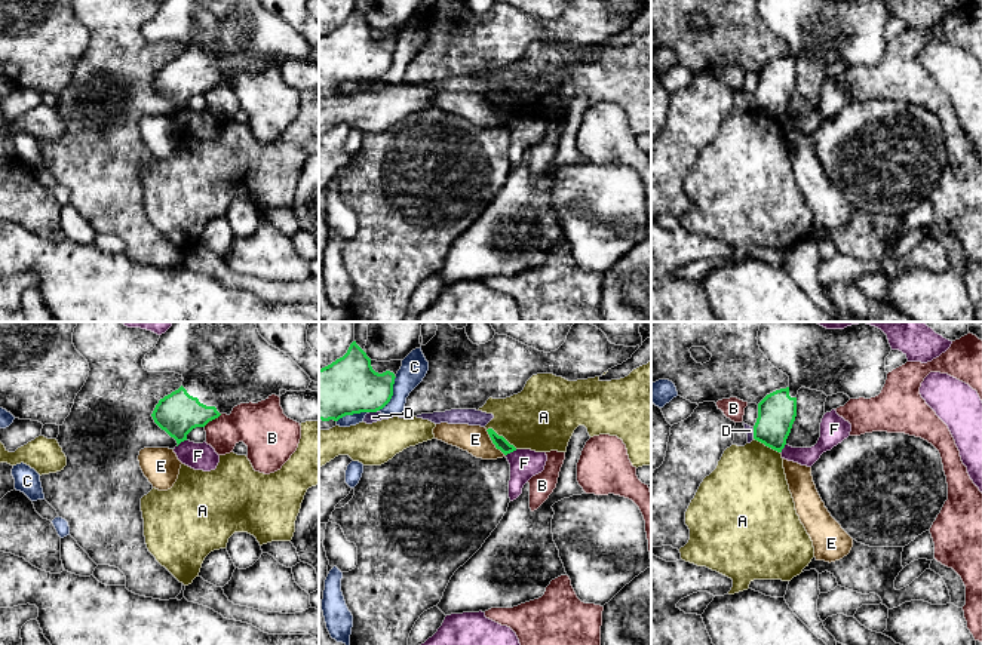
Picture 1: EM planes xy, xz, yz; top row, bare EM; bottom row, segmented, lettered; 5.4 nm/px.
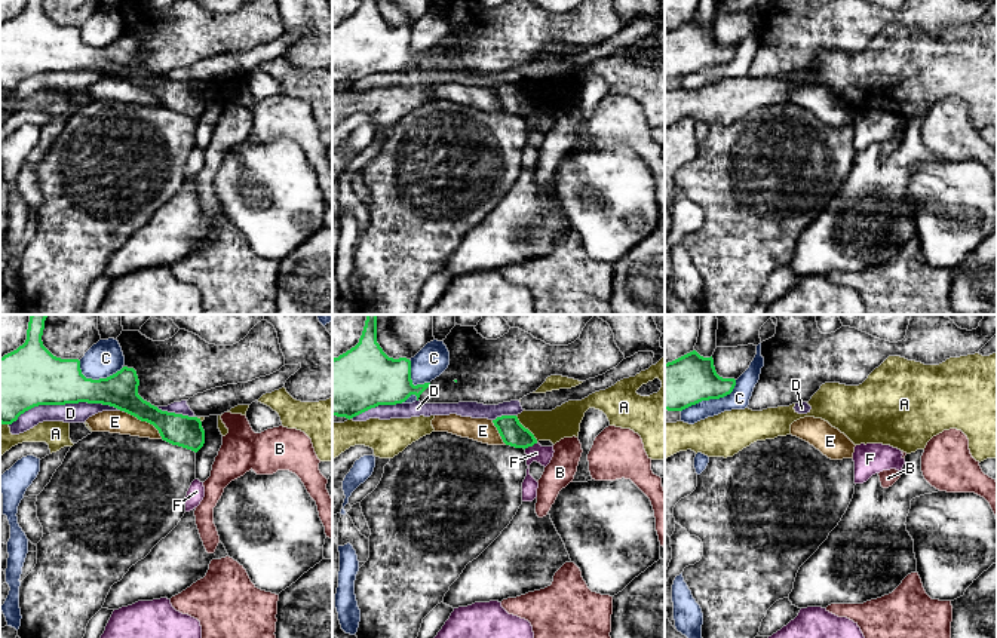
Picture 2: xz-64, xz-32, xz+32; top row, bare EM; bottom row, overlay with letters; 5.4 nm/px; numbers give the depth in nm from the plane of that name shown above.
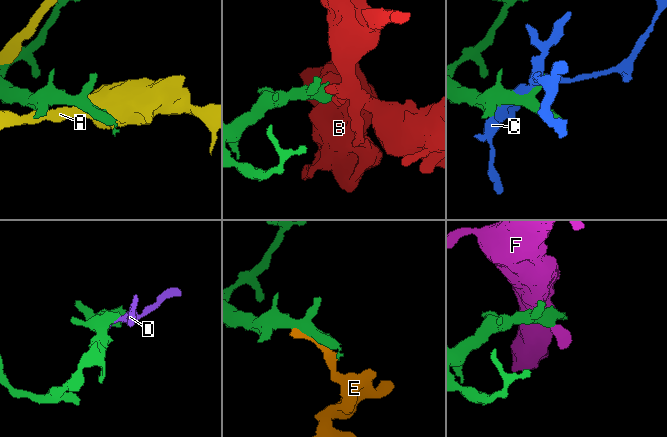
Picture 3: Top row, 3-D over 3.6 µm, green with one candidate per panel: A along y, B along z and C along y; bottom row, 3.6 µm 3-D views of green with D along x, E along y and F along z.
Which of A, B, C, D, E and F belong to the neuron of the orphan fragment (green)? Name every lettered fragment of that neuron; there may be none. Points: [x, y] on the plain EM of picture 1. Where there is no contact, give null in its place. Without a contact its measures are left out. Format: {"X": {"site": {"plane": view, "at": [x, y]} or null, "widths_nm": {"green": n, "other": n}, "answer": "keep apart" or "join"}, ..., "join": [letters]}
{"A": {"site": {"plane": "xz", "at": [502, 104]}, "widths_nm": {"green": 70, "other": 360}, "answer": "keep apart"}, "B": {"site": {"plane": "xy", "at": [212, 86]}, "widths_nm": {"green": 220, "other": 240}, "answer": "keep apart"}, "C": {"site": {"plane": "xz", "at": [392, 63]}, "widths_nm": {"green": 300, "other": 140}, "answer": "keep apart"}, "D": {"site": {"plane": "xz", "at": [373, 79]}, "widths_nm": {"green": 300, "other": 60}, "answer": "keep apart"}, "E": {"site": {"plane": "xz", "at": [493, 110]}, "widths_nm": {"green": 70, "other": 160}, "answer": "keep apart"}, "F": {"site": {"plane": "xz", "at": [511, 119]}, "widths_nm": {"green": 70, "other": 160}, "answer": "keep apart"}, "join": []}

